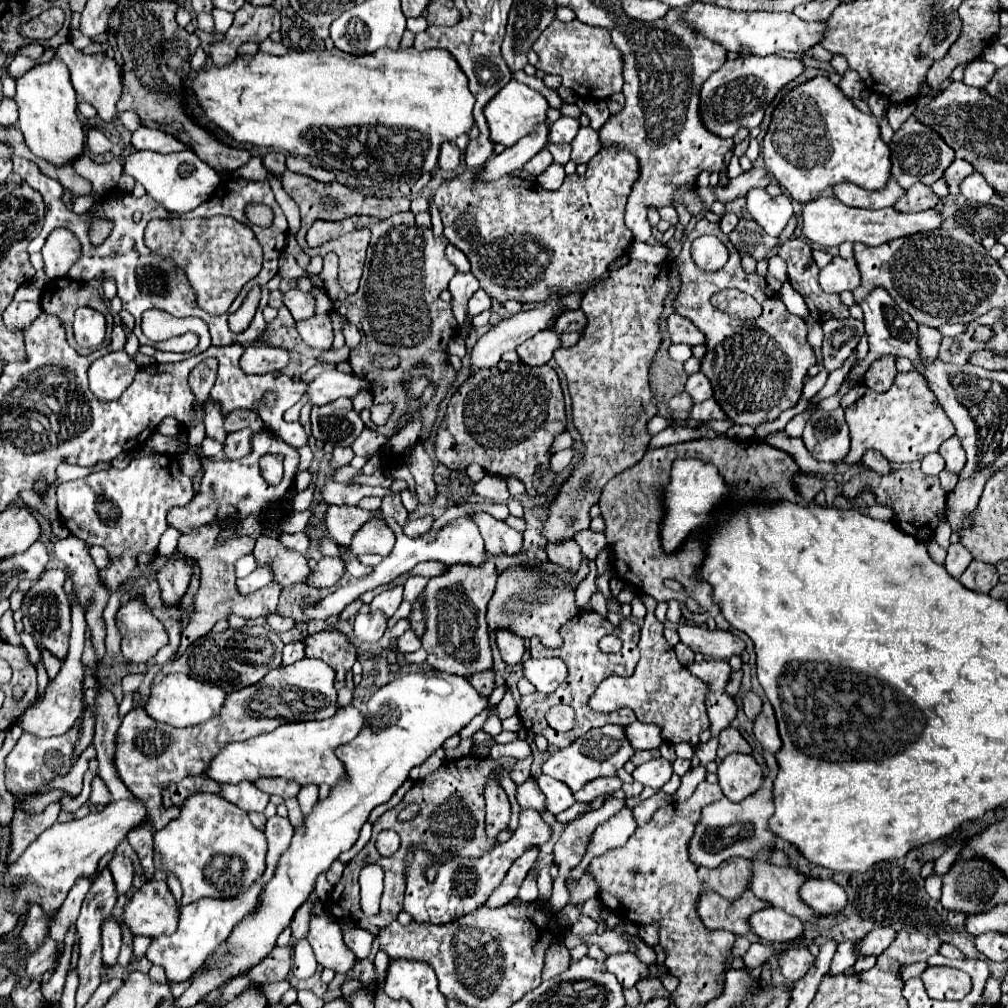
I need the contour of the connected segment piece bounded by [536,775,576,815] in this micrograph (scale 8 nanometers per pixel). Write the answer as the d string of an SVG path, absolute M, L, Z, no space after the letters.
M540 775L536 783L542 789L542 793L546 795L546 809L552 815L562 813L562 811L566 811L568 807L572 807L576 803L572 791L562 781L556 781L556 779L548 777L548 775Z

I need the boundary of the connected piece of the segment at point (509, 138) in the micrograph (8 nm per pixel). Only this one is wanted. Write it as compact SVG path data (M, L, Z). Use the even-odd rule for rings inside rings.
M512 79L484 107L484 117L486 117L488 129L490 129L490 141L502 143L504 147L512 147L518 139L528 135L538 123L542 123L546 119L546 109L548 109L548 101L536 89L530 89L528 85L522 85Z

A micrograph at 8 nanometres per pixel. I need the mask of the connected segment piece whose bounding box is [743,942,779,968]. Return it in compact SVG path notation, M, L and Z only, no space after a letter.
M757 942L751 945L748 952L743 956L743 961L745 965L757 968L766 962L771 955L778 952L772 945Z

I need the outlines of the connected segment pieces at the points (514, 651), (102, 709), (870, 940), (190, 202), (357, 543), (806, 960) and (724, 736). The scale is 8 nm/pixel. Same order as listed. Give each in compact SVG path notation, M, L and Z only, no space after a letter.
M496 631L496 643L498 643L498 649L500 649L500 655L502 655L502 661L506 665L516 665L520 663L520 659L524 657L524 641L522 637L514 635L512 631Z
M94 669L86 671L84 677L84 699L86 705L92 705L94 717L96 717L96 727L94 727L94 747L98 751L98 763L100 763L100 779L104 779L112 801L118 799L132 799L134 795L126 789L122 779L118 779L118 771L114 771L114 739L120 727L120 717L118 717L118 705L106 689L96 695L96 685L98 681L94 679Z
M876 927L872 929L864 941L862 941L862 951L860 951L860 957L864 955L880 955L882 951L888 949L888 945L896 939L896 931L892 927Z
M186 149L182 153L156 153L156 151L136 151L126 157L124 161L124 173L134 177L138 183L144 185L146 193L166 207L170 213L188 213L196 209L200 203L210 199L210 195L216 191L220 177L218 173L208 167L204 161L194 155L194 151Z
M370 519L370 523L364 523L348 545L348 549L354 555L376 553L382 557L386 557L392 551L392 547L394 547L394 533L380 519Z
M794 945L790 949L784 949L778 955L778 965L782 975L786 977L786 981L796 983L798 979L802 979L802 975L806 975L808 967L816 961L814 955L810 955L810 951L804 945Z
M734 727L724 729L724 731L720 733L718 741L720 741L720 745L718 745L718 757L720 757L720 759L724 759L724 757L730 755L730 753L752 753L752 747L748 745L748 741L746 741L746 739L740 735L740 731L734 729Z

